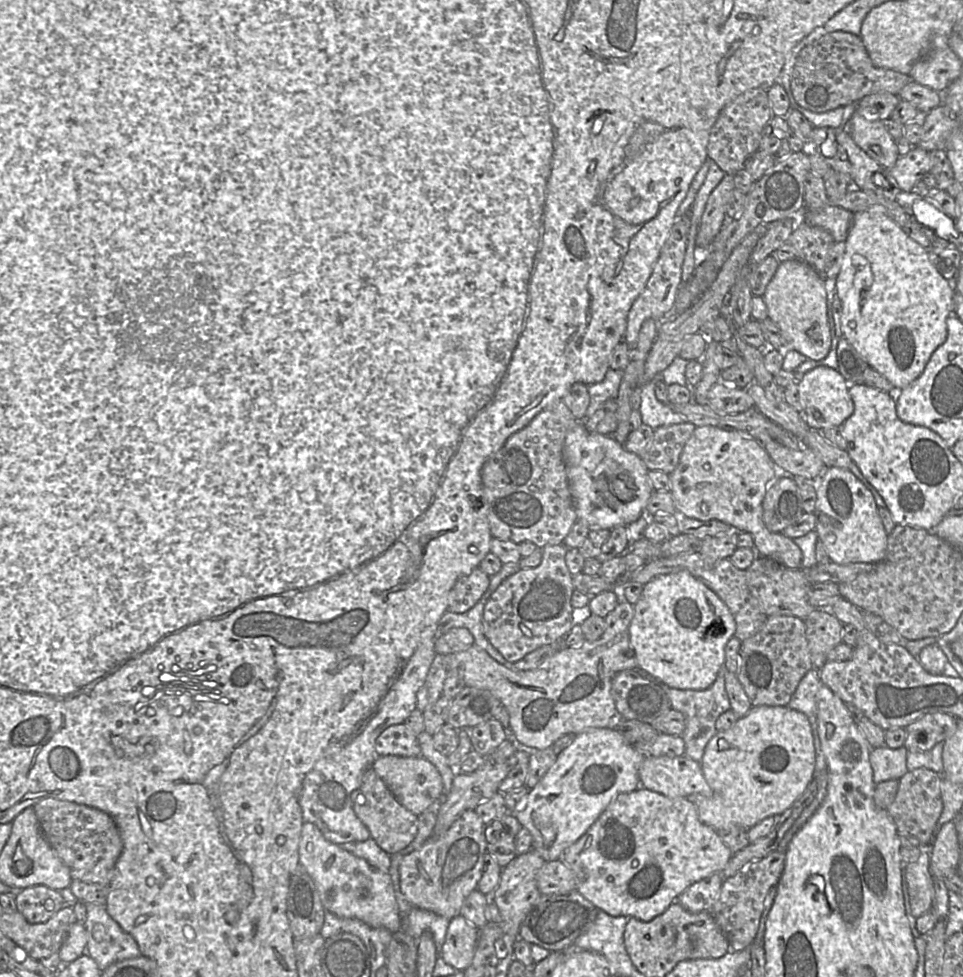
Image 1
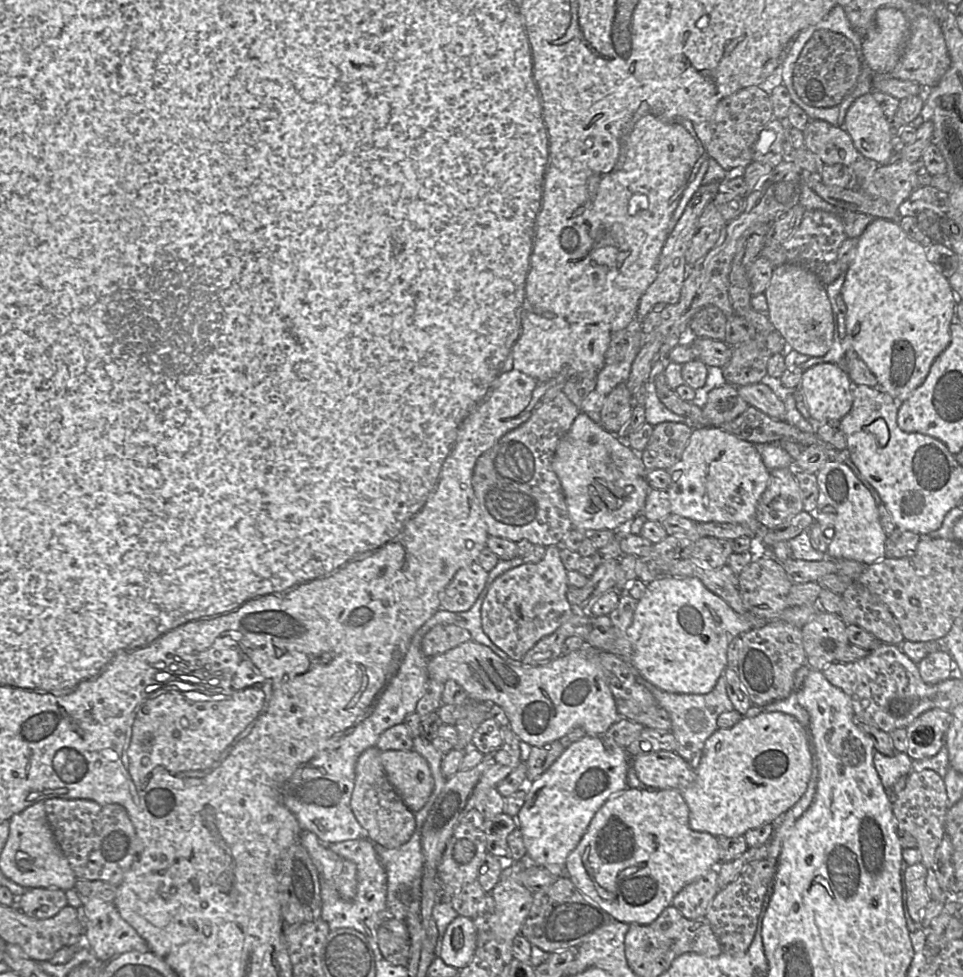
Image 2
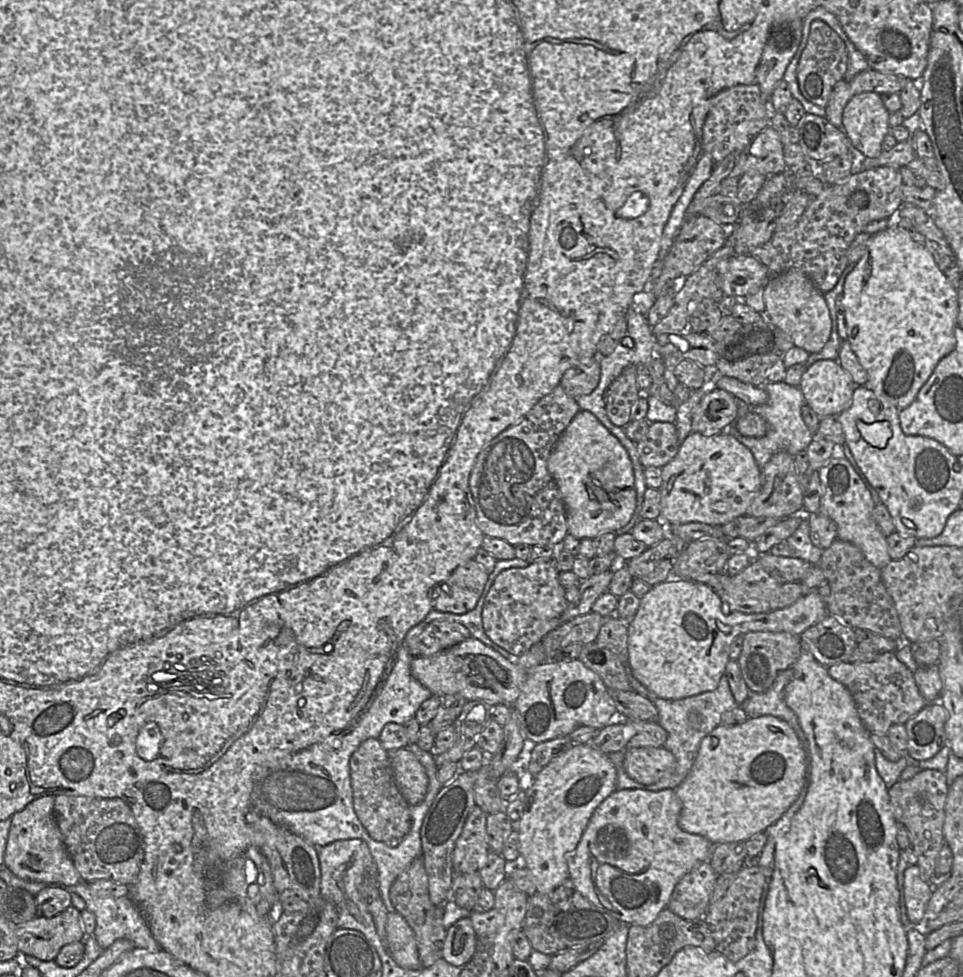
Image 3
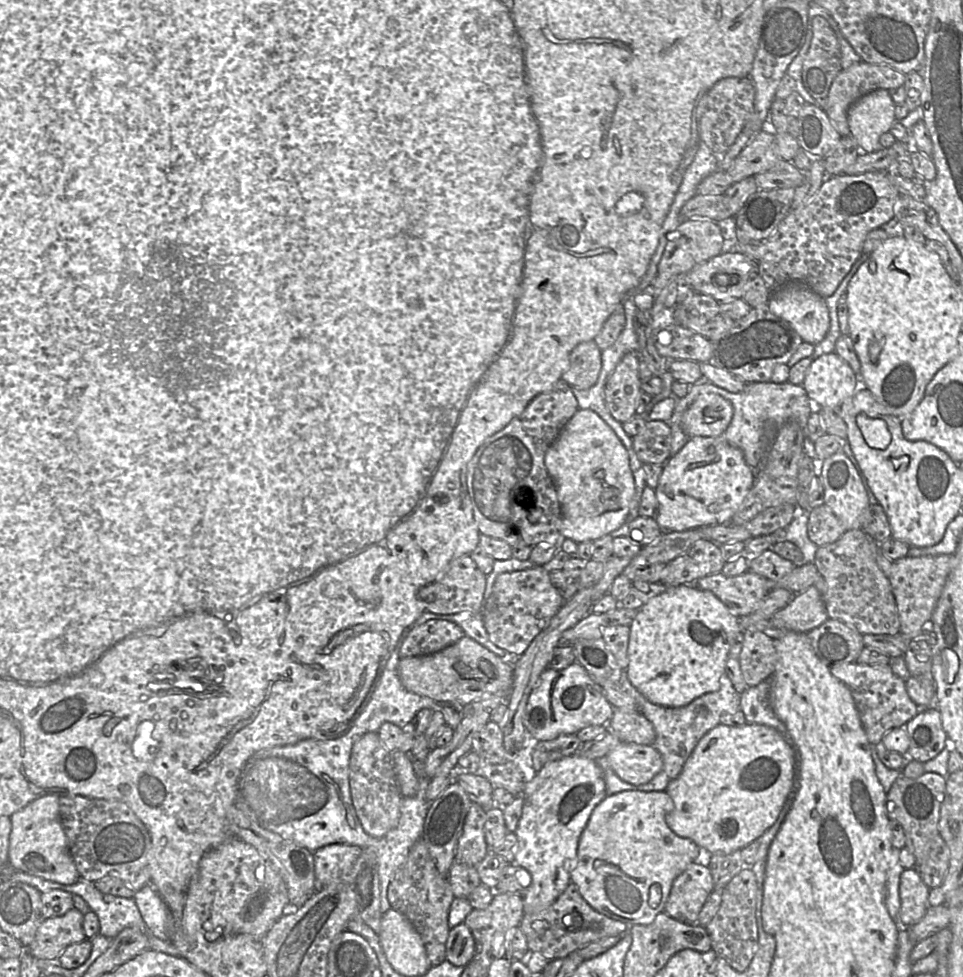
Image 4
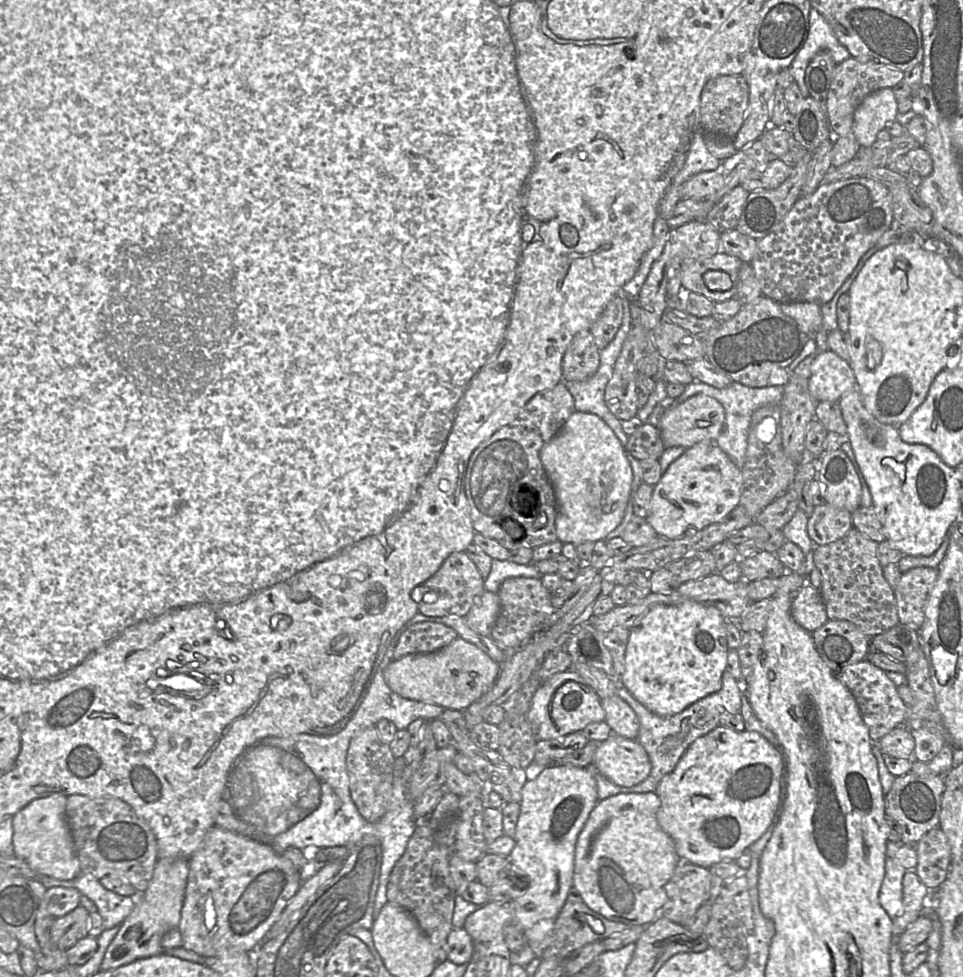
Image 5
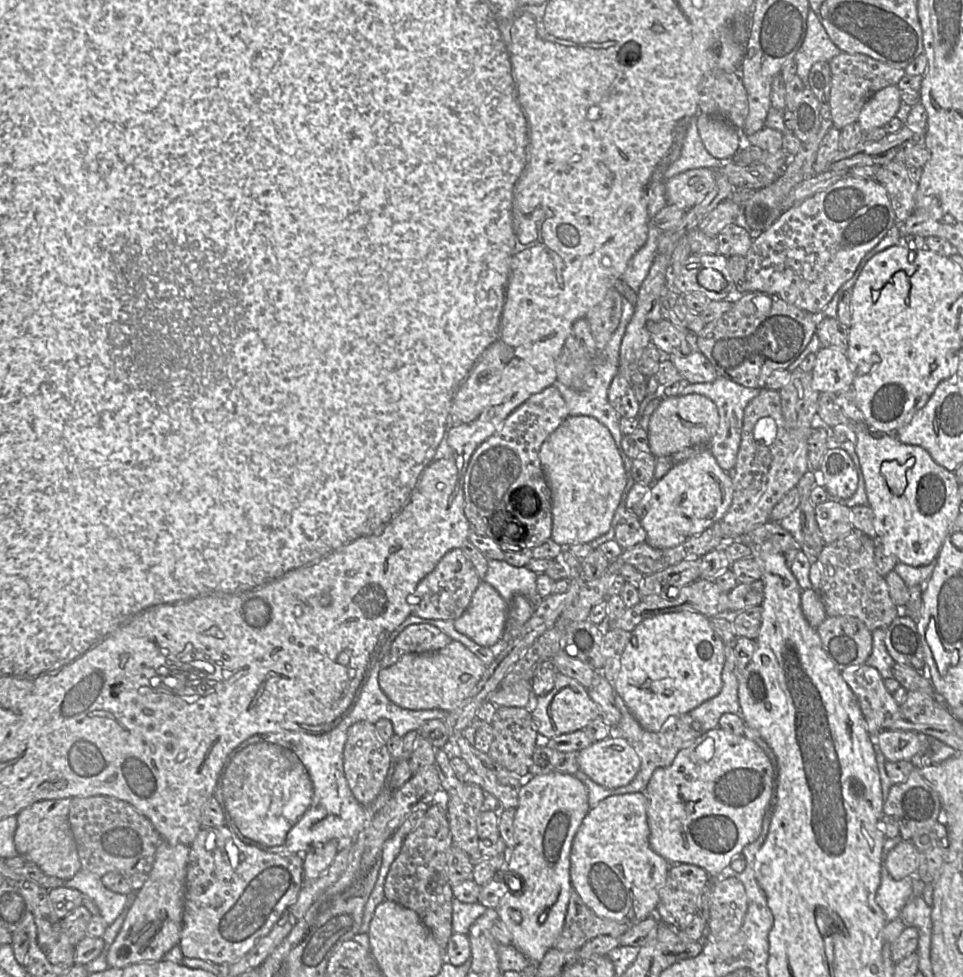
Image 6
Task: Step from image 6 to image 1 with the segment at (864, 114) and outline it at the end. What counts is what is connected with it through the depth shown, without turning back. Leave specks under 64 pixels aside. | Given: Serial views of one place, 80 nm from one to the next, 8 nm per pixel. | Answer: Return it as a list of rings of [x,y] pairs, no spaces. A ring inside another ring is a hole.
[[[856,110],[842,129],[846,129],[853,141],[885,168],[892,168],[900,157],[894,139],[880,119],[867,120]]]

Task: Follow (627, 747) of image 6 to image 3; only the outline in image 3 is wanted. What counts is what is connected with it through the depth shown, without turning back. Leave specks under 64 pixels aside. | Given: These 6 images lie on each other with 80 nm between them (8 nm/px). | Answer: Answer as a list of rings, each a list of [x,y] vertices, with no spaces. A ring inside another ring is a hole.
[[[663,747],[625,749],[624,770],[638,783],[650,785],[670,776],[677,766],[675,756]]]

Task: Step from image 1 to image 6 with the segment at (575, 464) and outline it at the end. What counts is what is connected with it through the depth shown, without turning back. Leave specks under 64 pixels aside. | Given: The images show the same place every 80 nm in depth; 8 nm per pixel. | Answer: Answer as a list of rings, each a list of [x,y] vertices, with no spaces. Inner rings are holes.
[[[569,415],[543,442],[539,459],[551,492],[551,539],[563,550],[605,534],[626,485],[623,461],[609,429],[594,417]]]

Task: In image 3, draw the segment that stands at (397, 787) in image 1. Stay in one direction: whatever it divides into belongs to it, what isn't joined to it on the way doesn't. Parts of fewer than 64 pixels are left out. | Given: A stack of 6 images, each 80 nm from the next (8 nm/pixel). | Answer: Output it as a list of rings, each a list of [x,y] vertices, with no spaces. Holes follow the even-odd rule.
[[[408,748],[388,751],[395,782],[409,805],[419,804],[426,796],[429,779],[425,768]]]

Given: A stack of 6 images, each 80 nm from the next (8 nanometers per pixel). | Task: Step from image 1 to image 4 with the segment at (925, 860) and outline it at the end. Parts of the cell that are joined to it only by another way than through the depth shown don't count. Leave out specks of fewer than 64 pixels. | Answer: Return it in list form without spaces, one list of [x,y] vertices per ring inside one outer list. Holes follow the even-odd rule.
[[[920,867],[905,869],[900,877],[900,919],[903,925],[913,925],[924,917],[929,904],[930,888],[920,876]]]

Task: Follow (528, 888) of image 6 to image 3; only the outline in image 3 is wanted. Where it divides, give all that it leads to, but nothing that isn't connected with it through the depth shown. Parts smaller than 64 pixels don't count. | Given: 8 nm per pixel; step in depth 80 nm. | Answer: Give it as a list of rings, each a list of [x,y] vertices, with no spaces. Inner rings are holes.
[[[573,744],[561,756],[554,758],[535,777],[526,791],[526,807],[515,824],[519,834],[520,856],[536,879],[536,892],[548,893],[569,877],[566,854],[574,851],[595,809],[616,789],[617,771],[608,755],[590,744]]]

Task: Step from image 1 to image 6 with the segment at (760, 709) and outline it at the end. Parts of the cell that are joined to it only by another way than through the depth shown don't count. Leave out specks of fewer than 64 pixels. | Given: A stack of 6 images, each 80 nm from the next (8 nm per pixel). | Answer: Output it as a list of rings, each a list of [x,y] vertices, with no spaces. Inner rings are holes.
[[[717,727],[709,730],[691,745],[682,749],[668,767],[659,767],[653,772],[645,790],[648,799],[648,825],[650,829],[649,843],[651,848],[671,865],[688,863],[703,868],[711,878],[717,879],[730,870],[735,857],[742,856],[743,848],[754,842],[761,834],[763,817],[767,811],[773,789],[773,765],[764,750],[744,735],[735,735]]]

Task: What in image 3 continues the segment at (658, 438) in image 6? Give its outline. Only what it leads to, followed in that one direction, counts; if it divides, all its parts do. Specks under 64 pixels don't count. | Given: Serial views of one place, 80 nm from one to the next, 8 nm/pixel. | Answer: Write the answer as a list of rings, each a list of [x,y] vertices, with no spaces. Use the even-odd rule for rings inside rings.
[[[716,388],[702,397],[692,415],[692,432],[706,436],[727,431],[738,418],[739,401],[723,389]]]

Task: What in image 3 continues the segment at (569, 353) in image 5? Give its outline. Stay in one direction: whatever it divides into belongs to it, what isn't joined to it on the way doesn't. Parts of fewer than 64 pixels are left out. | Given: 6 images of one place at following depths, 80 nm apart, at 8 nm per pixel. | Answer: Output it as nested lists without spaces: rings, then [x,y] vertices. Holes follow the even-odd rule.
[[[590,358],[588,363],[575,364],[565,371],[560,381],[565,392],[573,397],[589,395],[600,381],[599,358]]]

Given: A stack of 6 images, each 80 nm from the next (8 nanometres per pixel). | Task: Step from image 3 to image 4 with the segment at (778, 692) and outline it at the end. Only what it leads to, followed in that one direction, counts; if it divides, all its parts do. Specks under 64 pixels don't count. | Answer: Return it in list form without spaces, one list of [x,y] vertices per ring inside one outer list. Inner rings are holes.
[[[767,678],[757,686],[747,687],[741,694],[741,710],[747,723],[773,727],[792,746],[792,739],[786,725],[776,716],[770,706],[771,684],[772,678]]]

